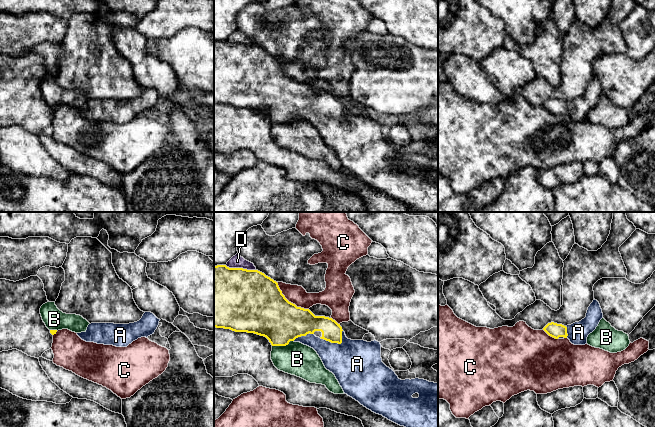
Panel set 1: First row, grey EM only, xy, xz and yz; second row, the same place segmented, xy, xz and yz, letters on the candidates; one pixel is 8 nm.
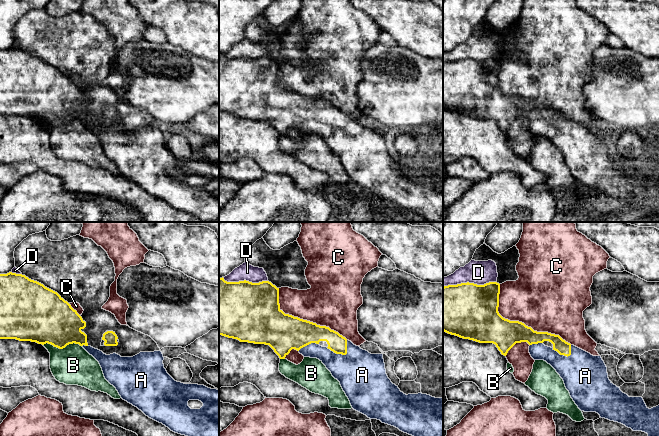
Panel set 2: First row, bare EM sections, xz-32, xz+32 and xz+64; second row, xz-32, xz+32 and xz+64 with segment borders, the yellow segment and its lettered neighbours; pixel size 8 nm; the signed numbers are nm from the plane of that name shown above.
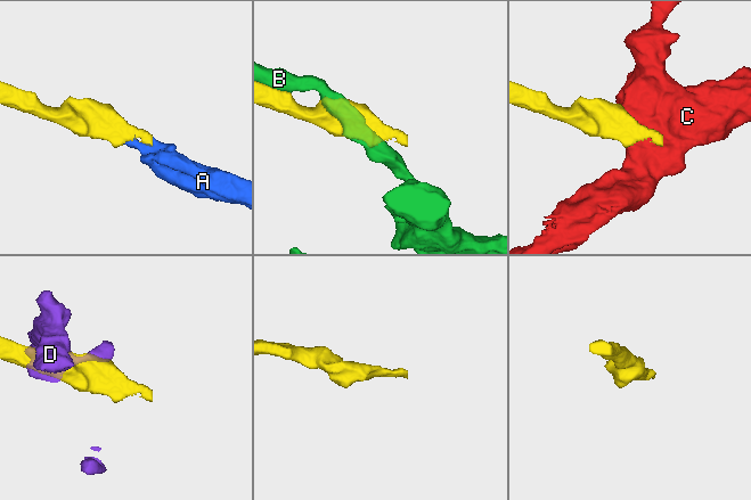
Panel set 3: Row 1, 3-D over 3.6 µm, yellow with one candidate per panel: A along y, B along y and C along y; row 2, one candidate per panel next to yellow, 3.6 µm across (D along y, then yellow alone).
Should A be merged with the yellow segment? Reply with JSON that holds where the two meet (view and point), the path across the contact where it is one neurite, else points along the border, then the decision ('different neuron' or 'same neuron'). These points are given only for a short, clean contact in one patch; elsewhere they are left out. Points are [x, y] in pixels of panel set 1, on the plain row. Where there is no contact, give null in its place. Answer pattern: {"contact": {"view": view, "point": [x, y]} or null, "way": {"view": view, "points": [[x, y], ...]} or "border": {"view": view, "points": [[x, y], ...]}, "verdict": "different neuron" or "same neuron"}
{"contact": {"view": "xz", "point": [336, 118]}, "way": {"view": "xz", "points": [[331, 107], [336, 118], [357, 140]]}, "verdict": "same neuron"}

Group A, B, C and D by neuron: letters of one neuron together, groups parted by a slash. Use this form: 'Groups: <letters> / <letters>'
Groups: A / B / C / D

